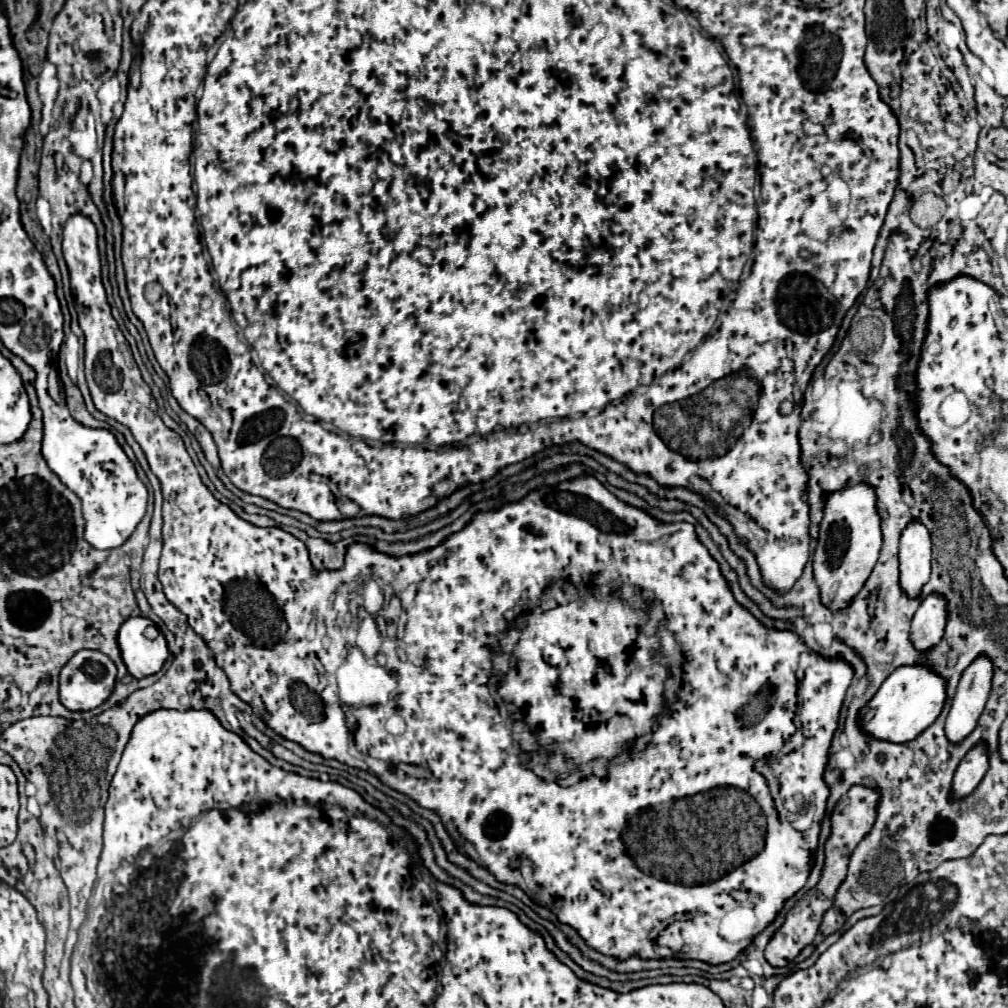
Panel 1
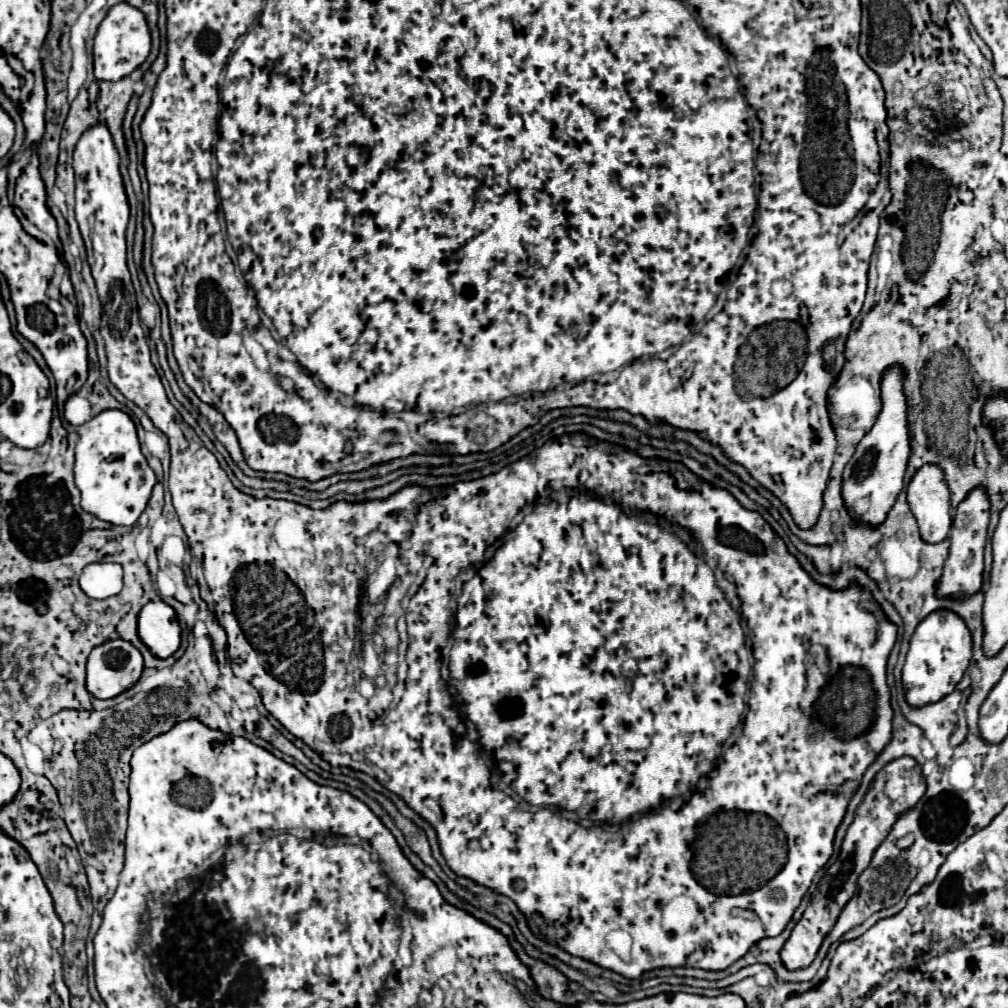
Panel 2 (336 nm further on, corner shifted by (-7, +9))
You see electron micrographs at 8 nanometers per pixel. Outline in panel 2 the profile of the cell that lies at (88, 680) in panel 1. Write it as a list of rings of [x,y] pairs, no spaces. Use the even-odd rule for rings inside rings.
[[[124,639],[106,641],[98,647],[94,647],[90,657],[88,657],[86,687],[94,697],[110,699],[110,697],[116,697],[116,695],[124,693],[126,689],[130,689],[140,679],[142,669],[144,669],[144,657],[132,643],[128,643]]]

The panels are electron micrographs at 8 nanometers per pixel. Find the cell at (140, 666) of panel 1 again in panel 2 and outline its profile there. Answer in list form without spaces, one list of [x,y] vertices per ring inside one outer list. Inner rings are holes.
[[[160,599],[150,601],[138,615],[138,635],[156,657],[170,657],[180,647],[180,625],[176,611]]]

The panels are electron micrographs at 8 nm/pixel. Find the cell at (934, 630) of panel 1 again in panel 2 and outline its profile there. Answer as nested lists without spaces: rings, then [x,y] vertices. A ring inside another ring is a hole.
[[[974,487],[968,491],[964,501],[956,507],[956,515],[950,529],[950,557],[946,559],[946,569],[942,573],[942,581],[938,581],[940,597],[966,597],[966,593],[974,593],[974,589],[982,587],[982,557],[986,545],[986,531],[990,523],[990,499],[986,487]]]

